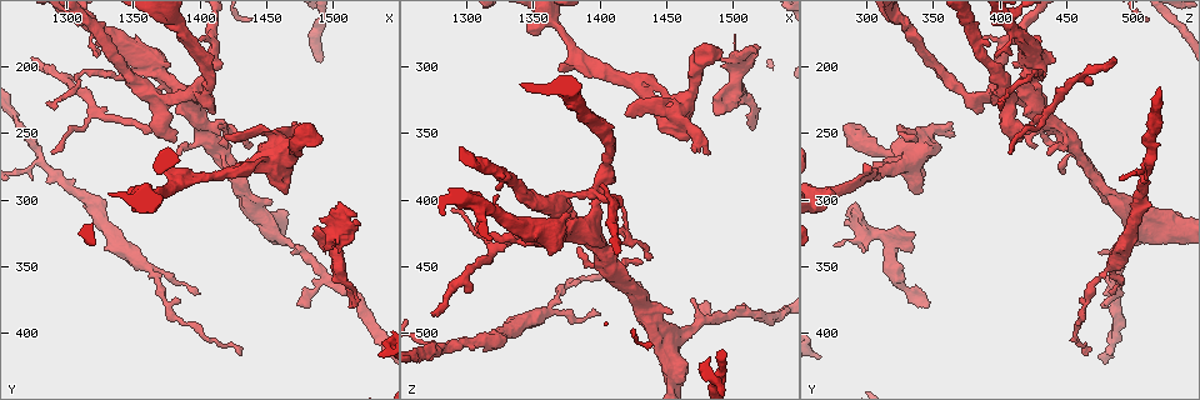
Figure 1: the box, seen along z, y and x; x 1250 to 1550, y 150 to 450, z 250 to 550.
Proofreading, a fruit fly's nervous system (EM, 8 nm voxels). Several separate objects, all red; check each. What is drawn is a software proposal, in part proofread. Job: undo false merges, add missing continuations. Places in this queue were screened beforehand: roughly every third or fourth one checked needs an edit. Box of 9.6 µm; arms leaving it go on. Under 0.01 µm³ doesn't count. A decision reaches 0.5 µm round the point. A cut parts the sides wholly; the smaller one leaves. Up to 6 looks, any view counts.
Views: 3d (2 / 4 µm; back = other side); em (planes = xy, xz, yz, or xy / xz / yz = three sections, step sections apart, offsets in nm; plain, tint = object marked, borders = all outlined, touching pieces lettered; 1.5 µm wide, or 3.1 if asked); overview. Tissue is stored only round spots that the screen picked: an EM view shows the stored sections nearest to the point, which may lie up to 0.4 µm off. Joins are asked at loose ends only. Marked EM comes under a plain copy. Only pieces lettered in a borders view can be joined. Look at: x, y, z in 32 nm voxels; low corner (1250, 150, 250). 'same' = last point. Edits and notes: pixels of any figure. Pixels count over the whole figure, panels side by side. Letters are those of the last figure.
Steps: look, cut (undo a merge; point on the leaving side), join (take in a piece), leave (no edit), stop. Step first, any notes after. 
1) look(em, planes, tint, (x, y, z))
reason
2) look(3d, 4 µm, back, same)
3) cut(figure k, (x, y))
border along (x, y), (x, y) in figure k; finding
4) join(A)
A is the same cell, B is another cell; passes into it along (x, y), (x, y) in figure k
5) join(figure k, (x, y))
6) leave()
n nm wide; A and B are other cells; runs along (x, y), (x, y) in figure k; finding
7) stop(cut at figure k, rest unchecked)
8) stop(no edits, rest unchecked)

look(em, planes, borders, (1274, 194, 484))
free end

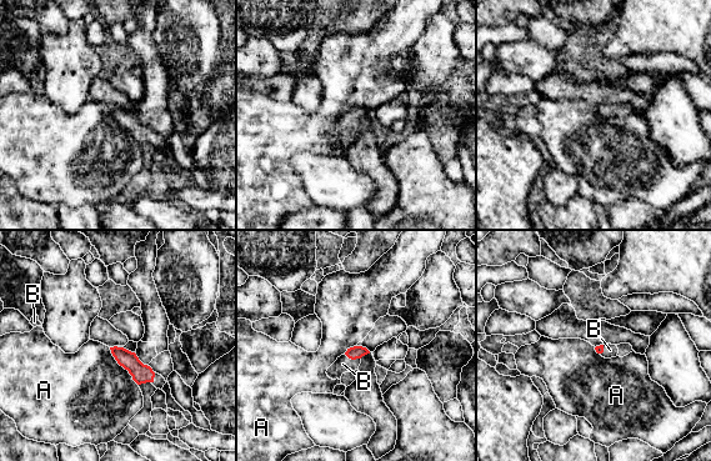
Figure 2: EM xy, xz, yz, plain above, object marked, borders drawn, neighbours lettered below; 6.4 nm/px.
join(B)
B is the same cell, A is another cell; passes into it along (354, 352), (353, 359), (343, 364) in figure 2; the neuron continues

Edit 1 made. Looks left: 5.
look(overview)

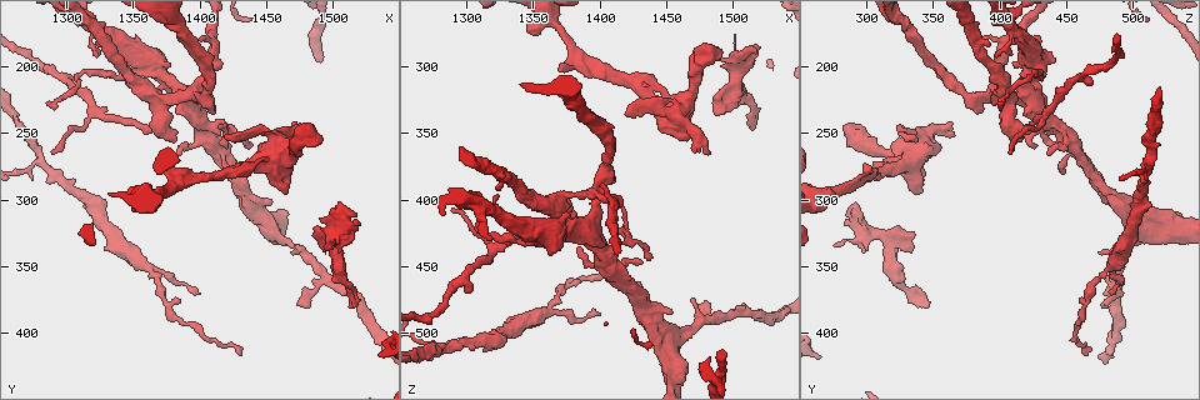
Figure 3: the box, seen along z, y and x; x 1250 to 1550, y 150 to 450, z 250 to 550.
look(3d, 2 µm, (1310, 206, 424))
sharp bend

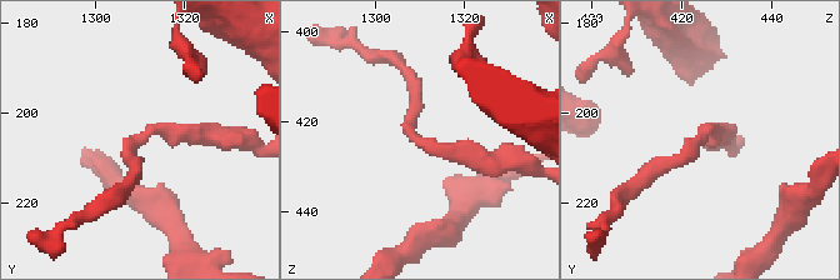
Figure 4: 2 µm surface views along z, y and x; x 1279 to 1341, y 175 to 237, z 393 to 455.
look(em, yz, step 4, tint, (1311, 206, 425))

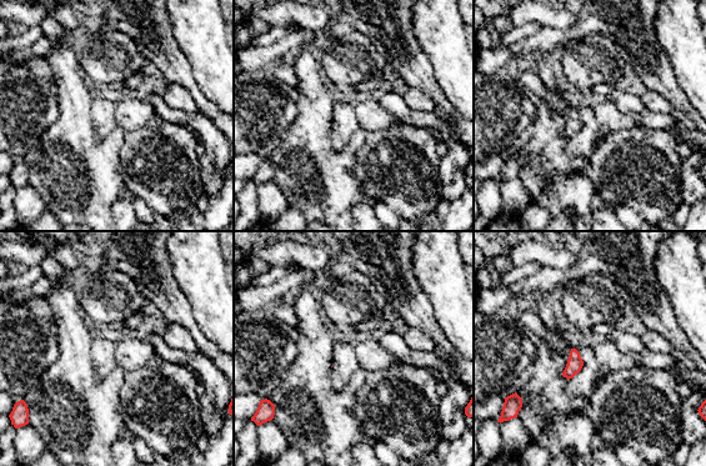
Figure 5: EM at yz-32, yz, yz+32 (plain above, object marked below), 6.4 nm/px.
look(em, planes, borders, same)
another direction

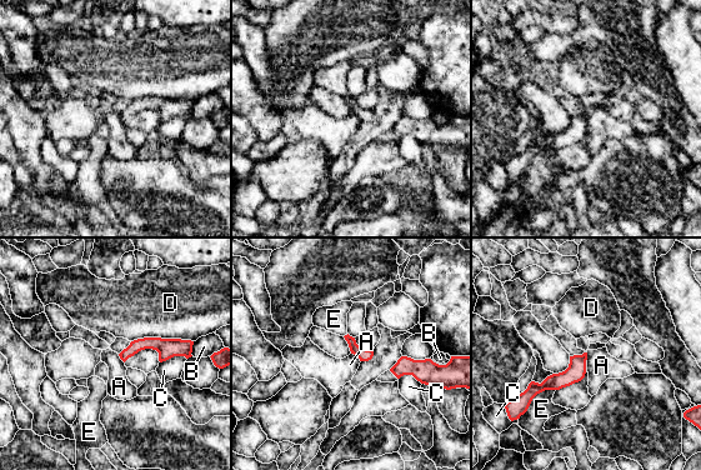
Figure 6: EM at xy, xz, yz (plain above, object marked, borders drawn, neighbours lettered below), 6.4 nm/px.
leave()
80 nm wide; A, B, C, D and E are other cells; runs along (189, 344), (139, 344), (123, 355) in figure 6; all the same neuron

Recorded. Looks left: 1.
look(em, planes, borders, (1360, 350, 482))

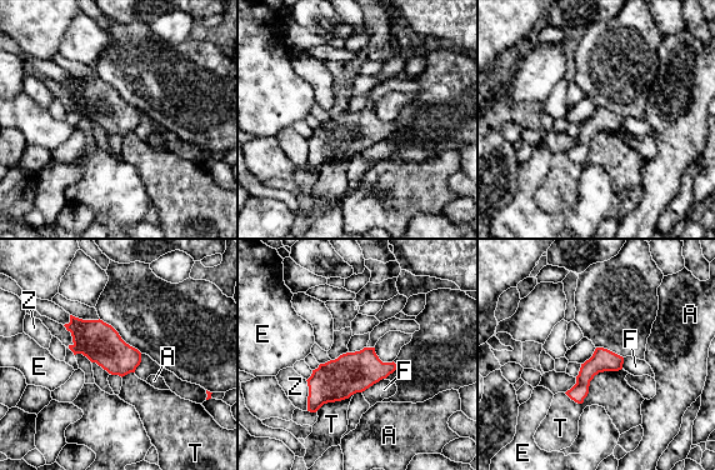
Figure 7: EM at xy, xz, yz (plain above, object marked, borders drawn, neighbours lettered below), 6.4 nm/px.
leave()
A, E, F, T and Z are other cells; runs along (620, 360), (600, 361), (578, 399) in figure 7; continuous, no second neuron

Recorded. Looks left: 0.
stop(join at figure 2, rest unchecked)

